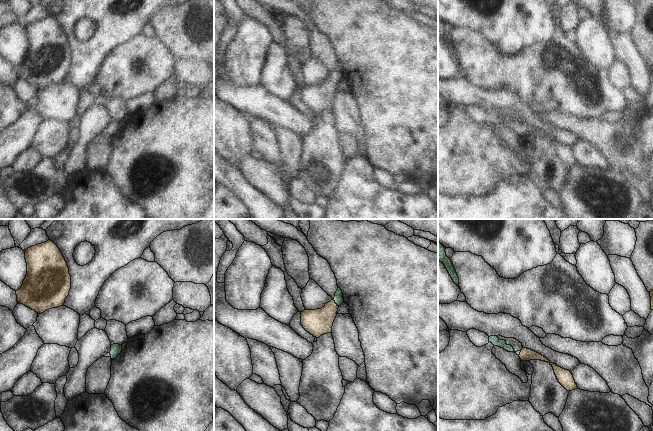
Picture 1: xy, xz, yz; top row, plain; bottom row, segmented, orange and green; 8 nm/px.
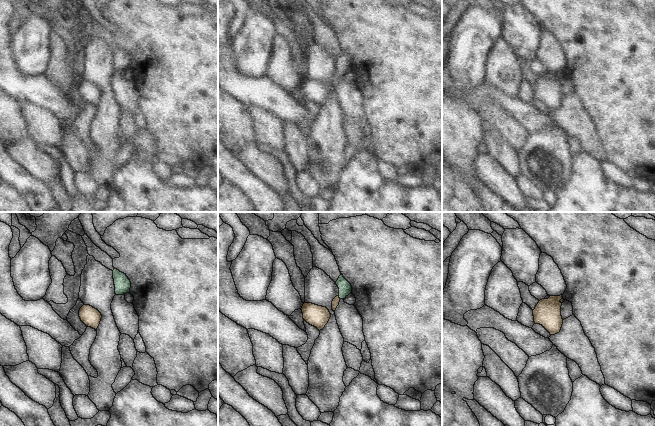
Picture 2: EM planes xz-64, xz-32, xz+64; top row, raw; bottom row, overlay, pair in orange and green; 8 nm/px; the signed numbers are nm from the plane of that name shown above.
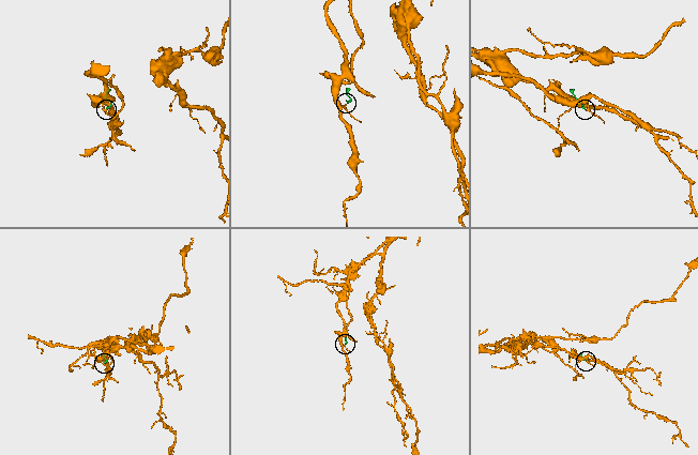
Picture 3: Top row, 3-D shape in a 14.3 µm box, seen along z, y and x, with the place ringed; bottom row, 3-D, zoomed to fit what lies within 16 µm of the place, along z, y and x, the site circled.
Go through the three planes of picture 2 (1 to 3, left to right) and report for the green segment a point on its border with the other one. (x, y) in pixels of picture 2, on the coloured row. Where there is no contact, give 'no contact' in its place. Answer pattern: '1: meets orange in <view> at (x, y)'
1: no contact
2: meets orange in xz-32 at (338, 297)
3: no contact

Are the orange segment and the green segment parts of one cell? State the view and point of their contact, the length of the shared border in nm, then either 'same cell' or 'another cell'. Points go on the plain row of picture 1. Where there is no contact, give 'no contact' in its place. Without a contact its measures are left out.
xz (335, 79) | 80 nm | same cell

